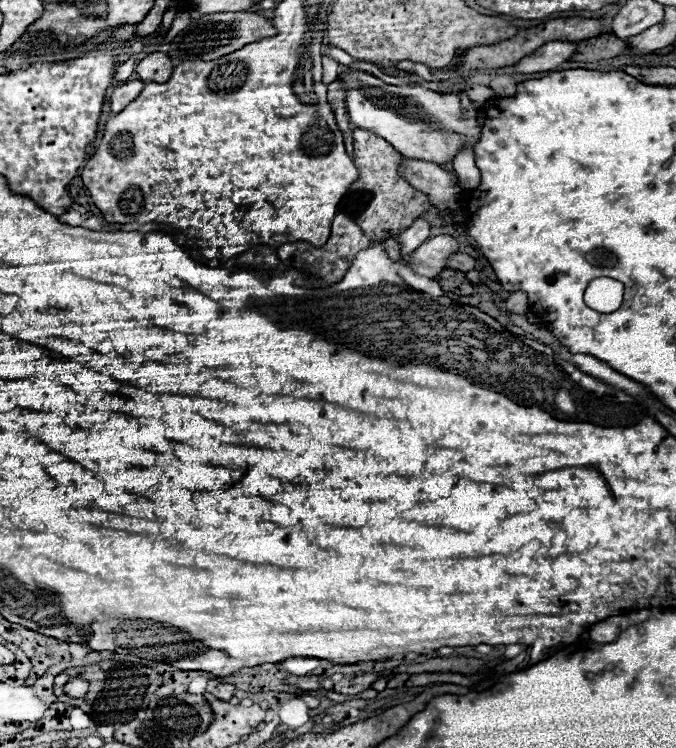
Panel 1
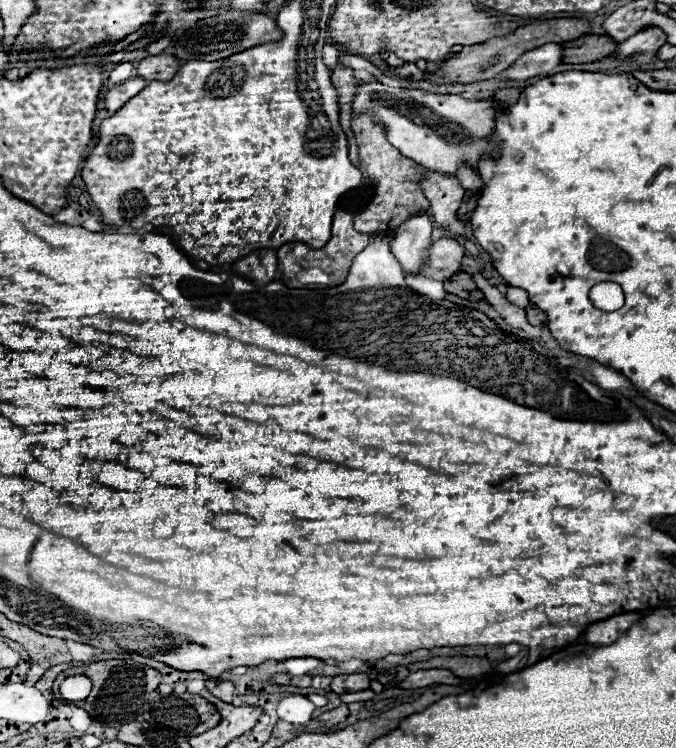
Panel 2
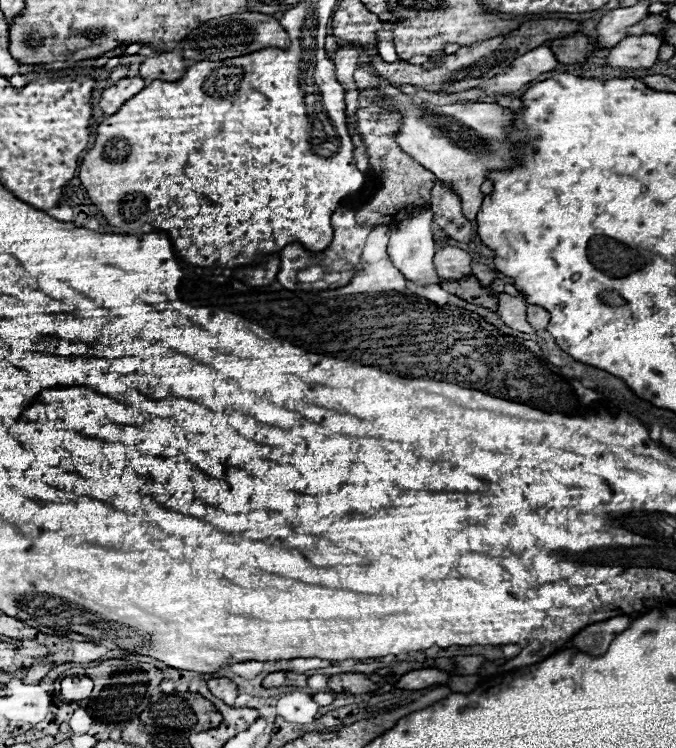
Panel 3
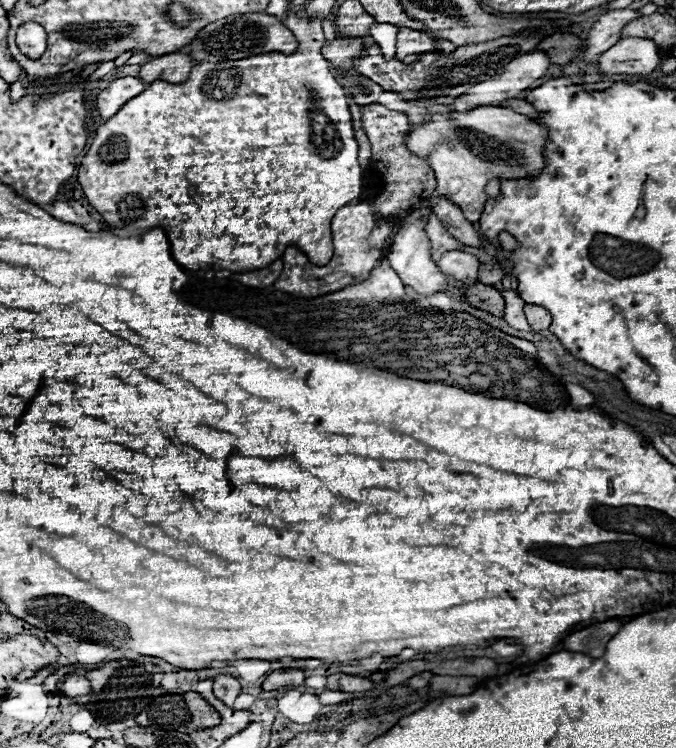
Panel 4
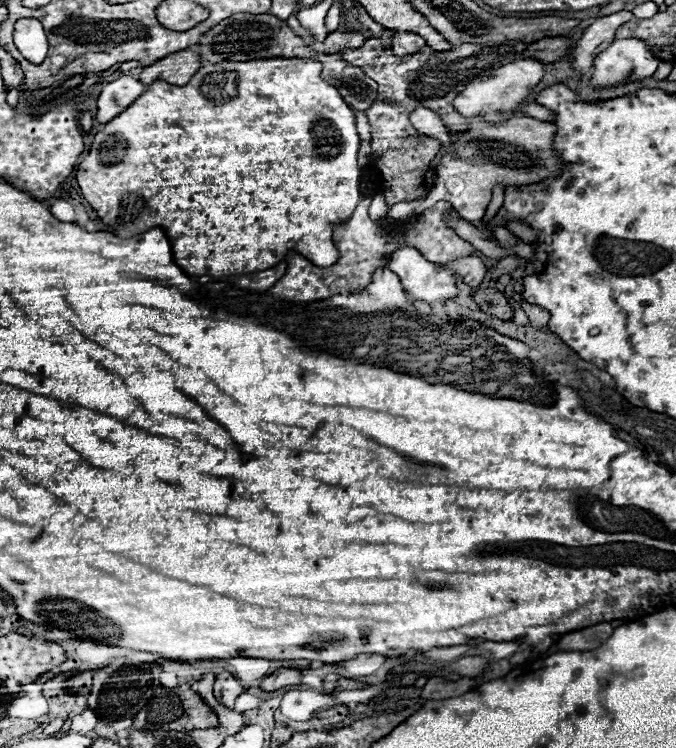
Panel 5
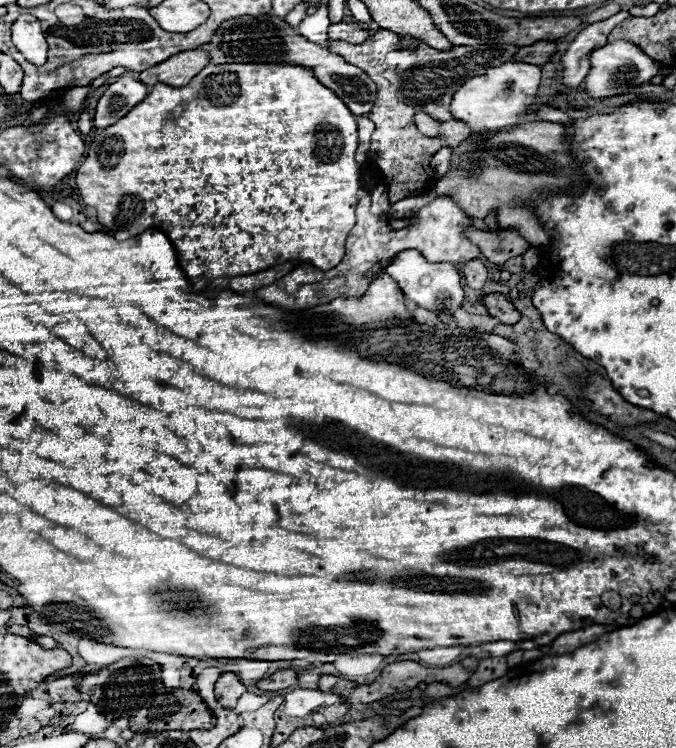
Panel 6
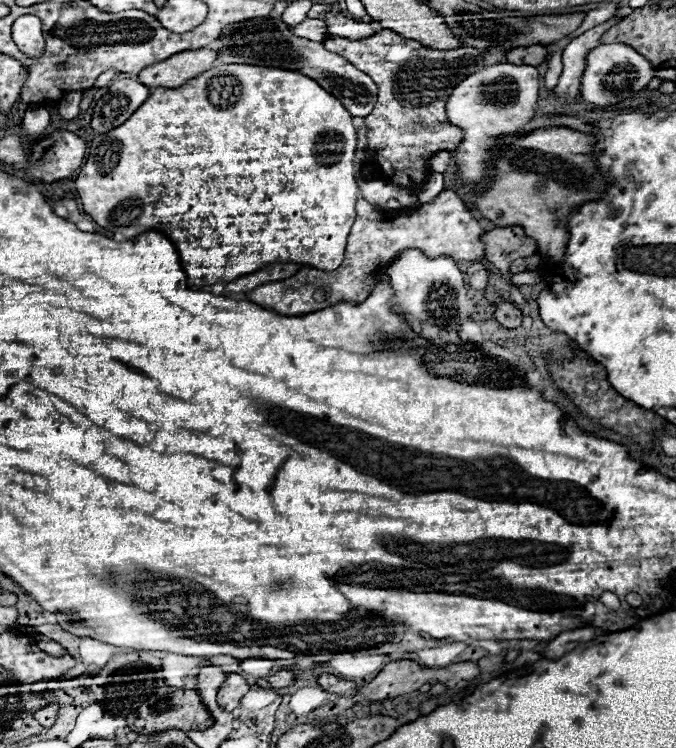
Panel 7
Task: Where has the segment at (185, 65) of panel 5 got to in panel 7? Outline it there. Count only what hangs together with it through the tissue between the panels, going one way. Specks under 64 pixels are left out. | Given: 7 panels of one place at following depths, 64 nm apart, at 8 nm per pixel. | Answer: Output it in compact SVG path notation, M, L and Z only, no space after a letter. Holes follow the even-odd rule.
M198 48L198 50L184 50L166 58L164 62L156 62L146 66L138 80L144 82L148 88L178 88L186 84L190 78L196 78L204 70L210 70L216 62L216 50L212 48Z

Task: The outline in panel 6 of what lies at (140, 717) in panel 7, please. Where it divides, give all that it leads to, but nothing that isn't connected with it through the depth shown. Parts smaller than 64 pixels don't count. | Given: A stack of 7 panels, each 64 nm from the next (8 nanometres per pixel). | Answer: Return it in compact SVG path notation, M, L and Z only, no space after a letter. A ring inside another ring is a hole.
M162 686L156 690L148 702L132 716L130 730L134 732L160 732L160 730L210 730L216 724L216 718L208 710L208 706L202 702L202 698L194 690L182 690L182 688L166 688Z

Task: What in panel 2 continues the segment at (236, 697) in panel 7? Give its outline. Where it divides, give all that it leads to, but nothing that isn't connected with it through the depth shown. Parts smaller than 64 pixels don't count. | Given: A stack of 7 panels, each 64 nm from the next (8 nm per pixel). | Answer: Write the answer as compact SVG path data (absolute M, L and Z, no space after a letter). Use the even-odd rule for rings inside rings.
M208 680L206 682L206 688L220 700L224 702L232 702L234 698L234 684L232 682L226 682L226 680Z

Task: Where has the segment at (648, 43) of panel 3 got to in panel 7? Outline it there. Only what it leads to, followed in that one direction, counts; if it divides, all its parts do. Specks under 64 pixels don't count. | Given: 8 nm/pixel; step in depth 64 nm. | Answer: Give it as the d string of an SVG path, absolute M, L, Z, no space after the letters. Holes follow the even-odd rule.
M600 44L594 50L590 50L586 58L586 68L582 74L582 84L580 84L580 96L586 104L592 104L600 108L602 104L596 102L610 102L610 106L628 100L636 96L636 92L644 90L648 82L654 78L654 70L650 62L640 56L636 50L624 44Z

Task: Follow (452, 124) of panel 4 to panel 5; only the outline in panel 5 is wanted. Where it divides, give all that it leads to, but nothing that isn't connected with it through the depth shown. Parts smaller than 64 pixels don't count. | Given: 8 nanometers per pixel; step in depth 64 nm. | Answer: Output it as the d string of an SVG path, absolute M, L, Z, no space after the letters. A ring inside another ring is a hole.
M514 116L502 124L488 124L482 118L474 118L470 130L460 134L460 140L456 140L450 146L450 152L438 162L436 184L430 194L412 202L398 202L390 208L388 216L394 220L406 220L418 216L438 200L448 200L464 220L482 220L486 206L492 200L494 186L500 184L506 190L508 186L528 186L562 174L560 156L552 154L554 136L556 124L552 122Z

